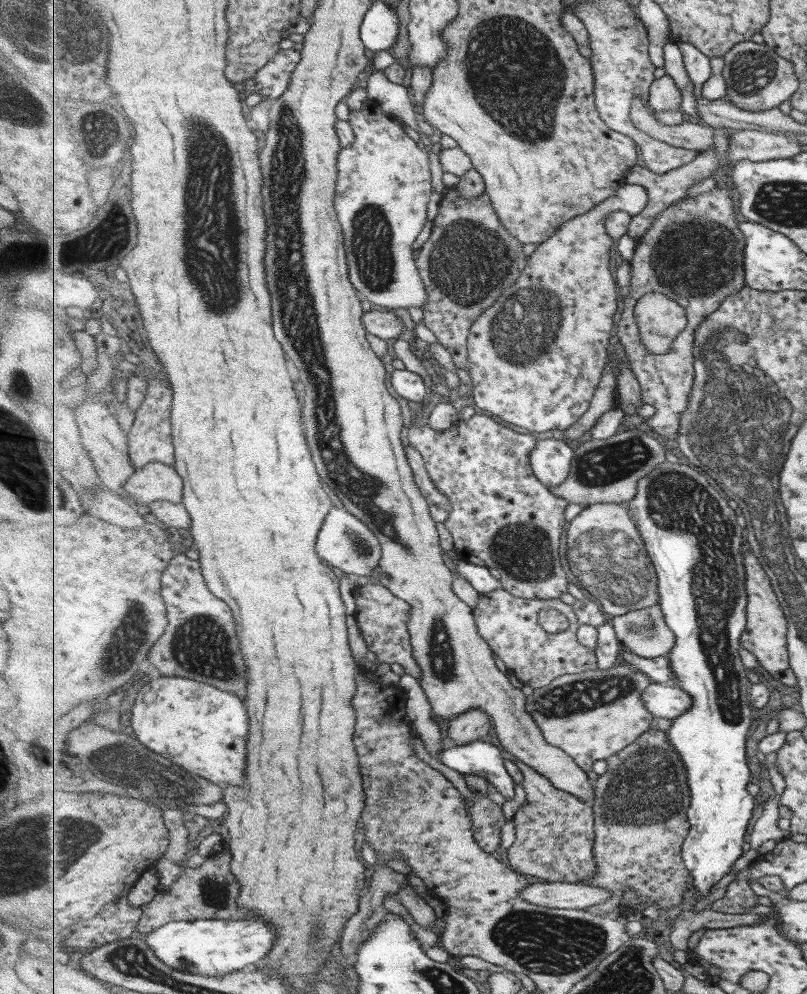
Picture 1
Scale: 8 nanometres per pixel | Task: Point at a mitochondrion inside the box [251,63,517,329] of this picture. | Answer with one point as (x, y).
(470, 262)

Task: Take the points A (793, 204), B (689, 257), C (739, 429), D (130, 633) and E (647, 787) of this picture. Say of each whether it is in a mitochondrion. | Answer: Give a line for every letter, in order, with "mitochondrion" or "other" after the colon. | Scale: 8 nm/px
A: mitochondrion
B: mitochondrion
C: mitochondrion
D: mitochondrion
E: mitochondrion

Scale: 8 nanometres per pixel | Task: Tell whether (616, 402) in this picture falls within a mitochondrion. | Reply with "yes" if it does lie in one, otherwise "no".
no

